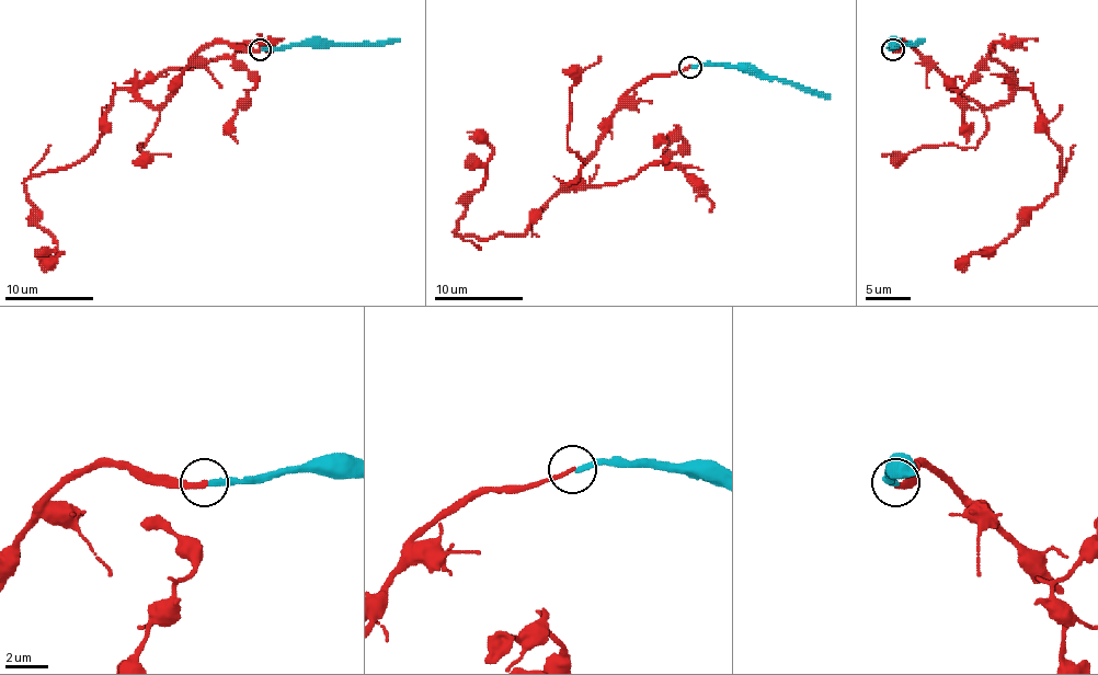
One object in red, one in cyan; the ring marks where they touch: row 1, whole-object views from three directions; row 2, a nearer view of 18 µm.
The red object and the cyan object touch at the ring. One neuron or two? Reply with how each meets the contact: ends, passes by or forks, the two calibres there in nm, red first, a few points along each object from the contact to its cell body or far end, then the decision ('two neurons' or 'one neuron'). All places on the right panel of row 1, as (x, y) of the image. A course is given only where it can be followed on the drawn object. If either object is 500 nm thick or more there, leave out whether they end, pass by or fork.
red ends; cyan ends; calibres 220 and 240 nm; course red (893, 49), (908, 43), (986, 107), (1029, 90), (1060, 149), (1058, 190), (991, 252), (958, 259); course cyan (893, 49), (891, 45), (913, 45), (924, 38); two neurons

